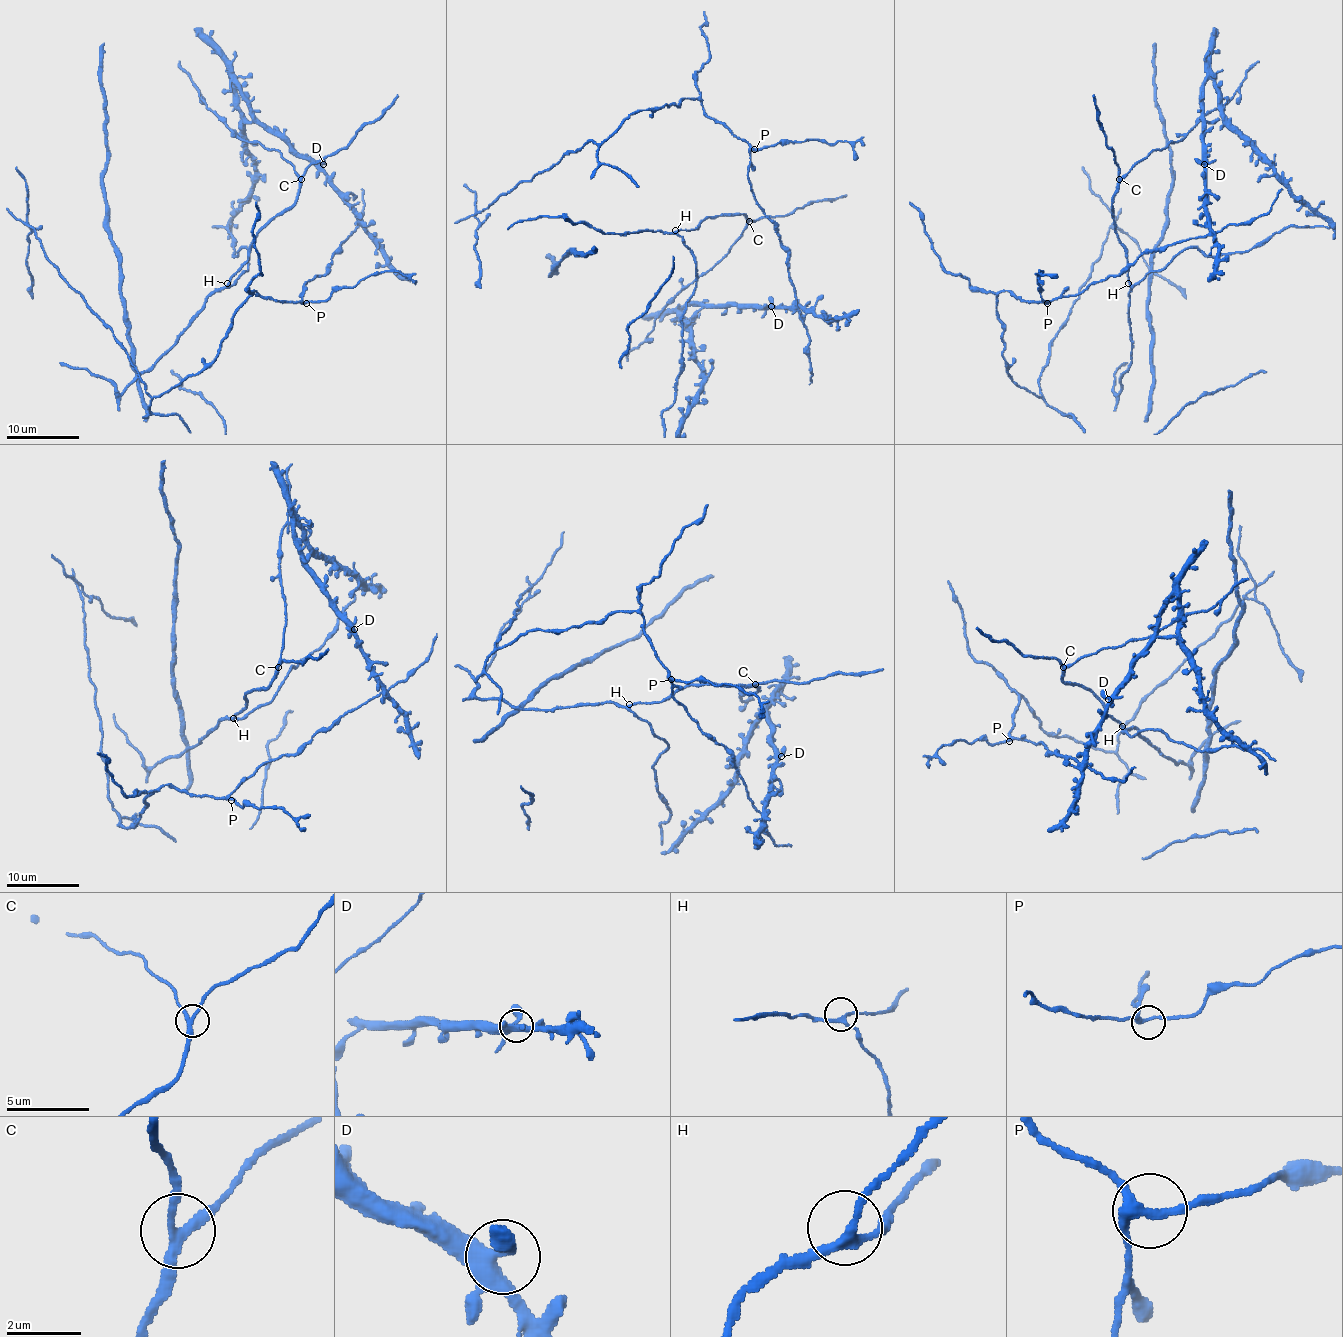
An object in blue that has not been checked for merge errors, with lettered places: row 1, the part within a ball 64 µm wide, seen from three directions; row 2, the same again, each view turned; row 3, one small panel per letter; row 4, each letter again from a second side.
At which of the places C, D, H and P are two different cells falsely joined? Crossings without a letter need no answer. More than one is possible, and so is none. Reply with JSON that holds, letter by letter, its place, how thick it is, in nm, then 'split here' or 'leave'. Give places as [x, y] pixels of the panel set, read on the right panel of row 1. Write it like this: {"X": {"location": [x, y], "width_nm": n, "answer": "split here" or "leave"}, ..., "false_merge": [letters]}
{"C": {"location": [1119, 179], "width_nm": 260, "answer": "leave"}, "D": {"location": [1204, 164], "width_nm": 400, "answer": "leave"}, "H": {"location": [1128, 283], "width_nm": 220, "answer": "leave"}, "P": {"location": [1047, 303], "width_nm": 260, "answer": "leave"}, "false_merge": []}

